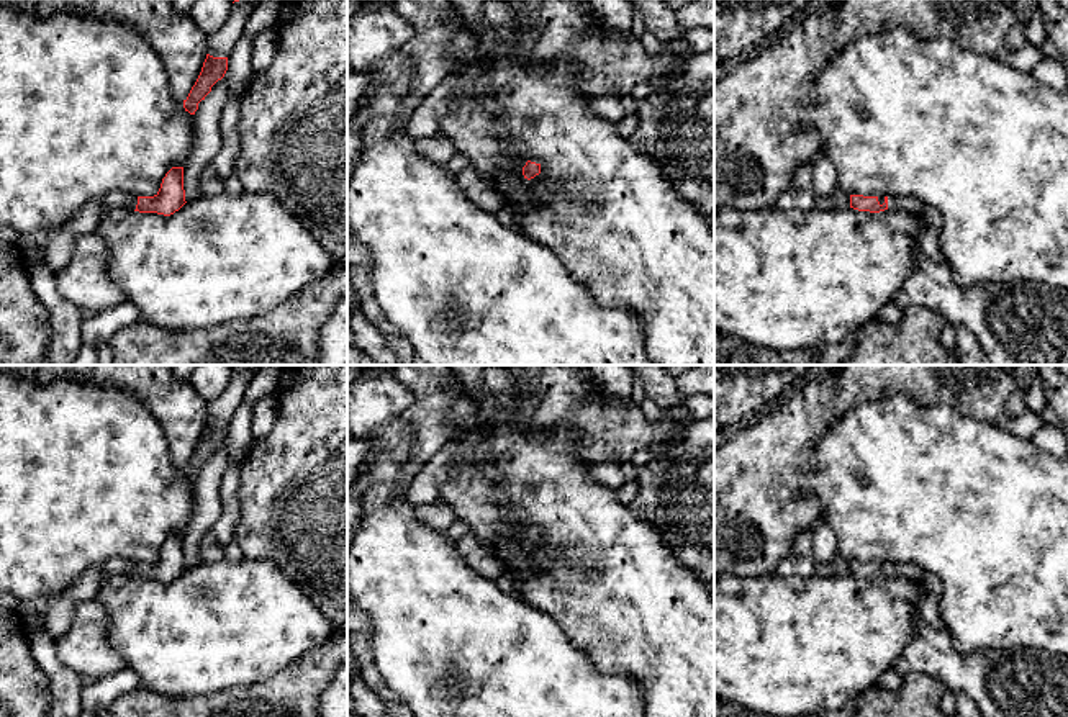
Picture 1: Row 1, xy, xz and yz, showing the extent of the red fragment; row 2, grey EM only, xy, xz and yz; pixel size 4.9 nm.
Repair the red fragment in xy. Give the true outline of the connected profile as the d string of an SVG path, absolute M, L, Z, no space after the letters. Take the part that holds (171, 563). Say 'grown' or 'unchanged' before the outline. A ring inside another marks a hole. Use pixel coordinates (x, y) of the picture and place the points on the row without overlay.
grown; M172 534L162 545L161 555L154 563L134 563L131 560L108 560L103 563L103 579L123 575L139 579L157 579L170 583L185 571L183 534Z

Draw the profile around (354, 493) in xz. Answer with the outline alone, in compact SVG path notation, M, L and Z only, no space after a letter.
M367 458L359 468L357 480L347 489L347 553L355 535L355 527L362 519L362 494L367 488Z

